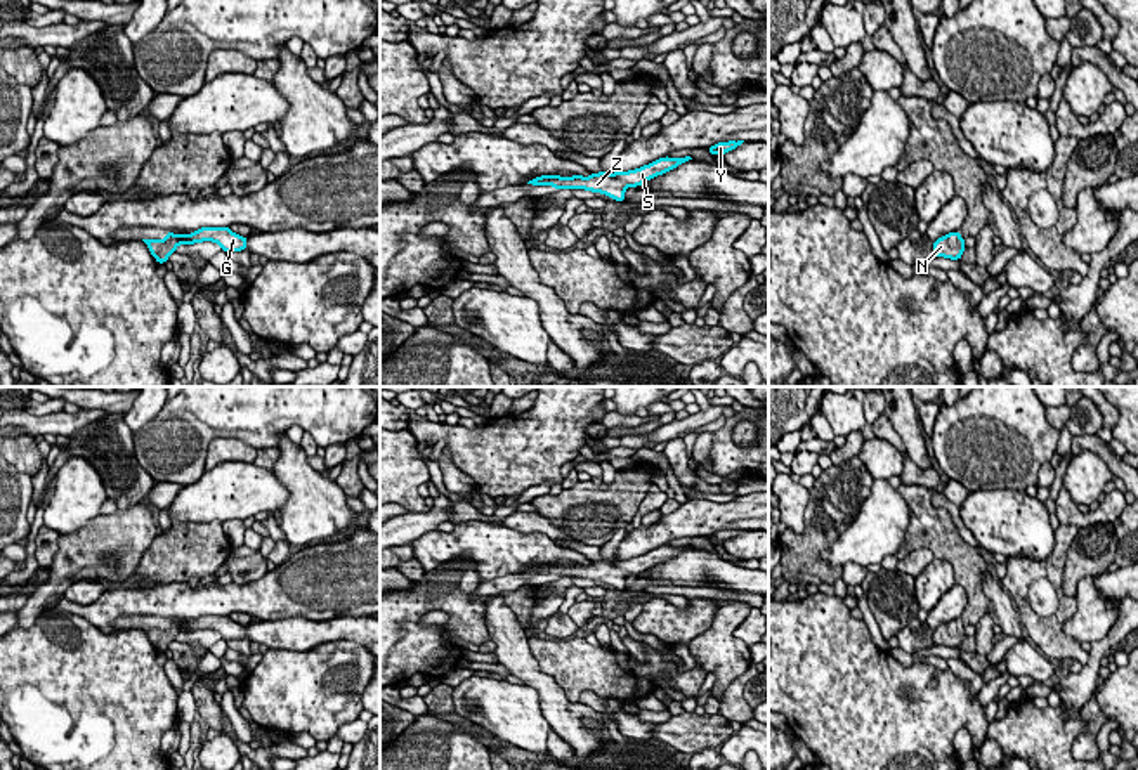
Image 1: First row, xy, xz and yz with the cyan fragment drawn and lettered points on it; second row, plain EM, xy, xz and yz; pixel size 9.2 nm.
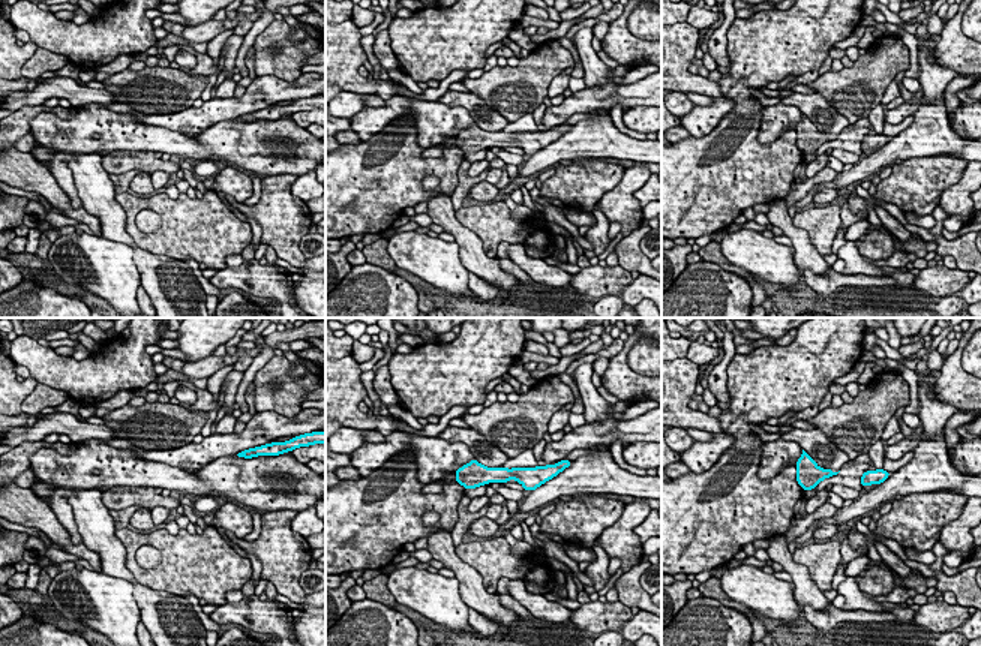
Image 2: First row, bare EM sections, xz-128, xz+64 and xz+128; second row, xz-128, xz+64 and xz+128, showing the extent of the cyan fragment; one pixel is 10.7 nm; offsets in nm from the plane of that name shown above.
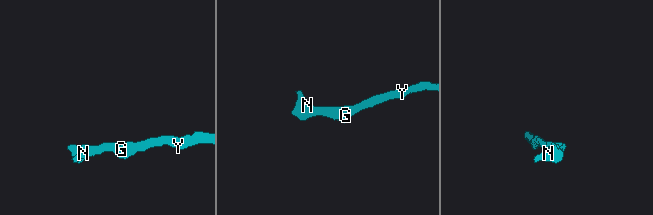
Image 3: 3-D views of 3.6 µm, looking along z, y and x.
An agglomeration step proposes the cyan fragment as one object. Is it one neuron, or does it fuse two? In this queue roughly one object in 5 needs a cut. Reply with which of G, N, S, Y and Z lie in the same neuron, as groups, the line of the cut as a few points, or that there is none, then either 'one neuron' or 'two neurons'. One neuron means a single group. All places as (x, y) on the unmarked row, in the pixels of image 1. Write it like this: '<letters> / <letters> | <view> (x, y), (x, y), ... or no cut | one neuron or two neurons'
G N S Y Z | no cut | one neuron

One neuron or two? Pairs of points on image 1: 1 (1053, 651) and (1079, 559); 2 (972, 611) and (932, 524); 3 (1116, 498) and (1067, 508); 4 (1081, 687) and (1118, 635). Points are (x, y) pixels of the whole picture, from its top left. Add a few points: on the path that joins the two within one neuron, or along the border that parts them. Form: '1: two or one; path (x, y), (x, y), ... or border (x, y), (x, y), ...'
1: two; border (1067, 555), (1062, 566), (1062, 590), (1074, 597)
2: one; path (974, 590), (968, 564), (949, 545)
3: one; path (1104, 510), (1095, 517), (1079, 517)
4: one; path (1088, 673), (1095, 656), (1104, 647)

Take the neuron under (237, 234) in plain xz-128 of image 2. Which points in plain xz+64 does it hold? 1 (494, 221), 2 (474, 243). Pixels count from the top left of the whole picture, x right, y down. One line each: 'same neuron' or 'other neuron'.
1: same neuron
2: other neuron

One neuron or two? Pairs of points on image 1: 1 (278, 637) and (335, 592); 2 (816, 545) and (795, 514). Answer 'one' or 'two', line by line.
1: two
2: two

